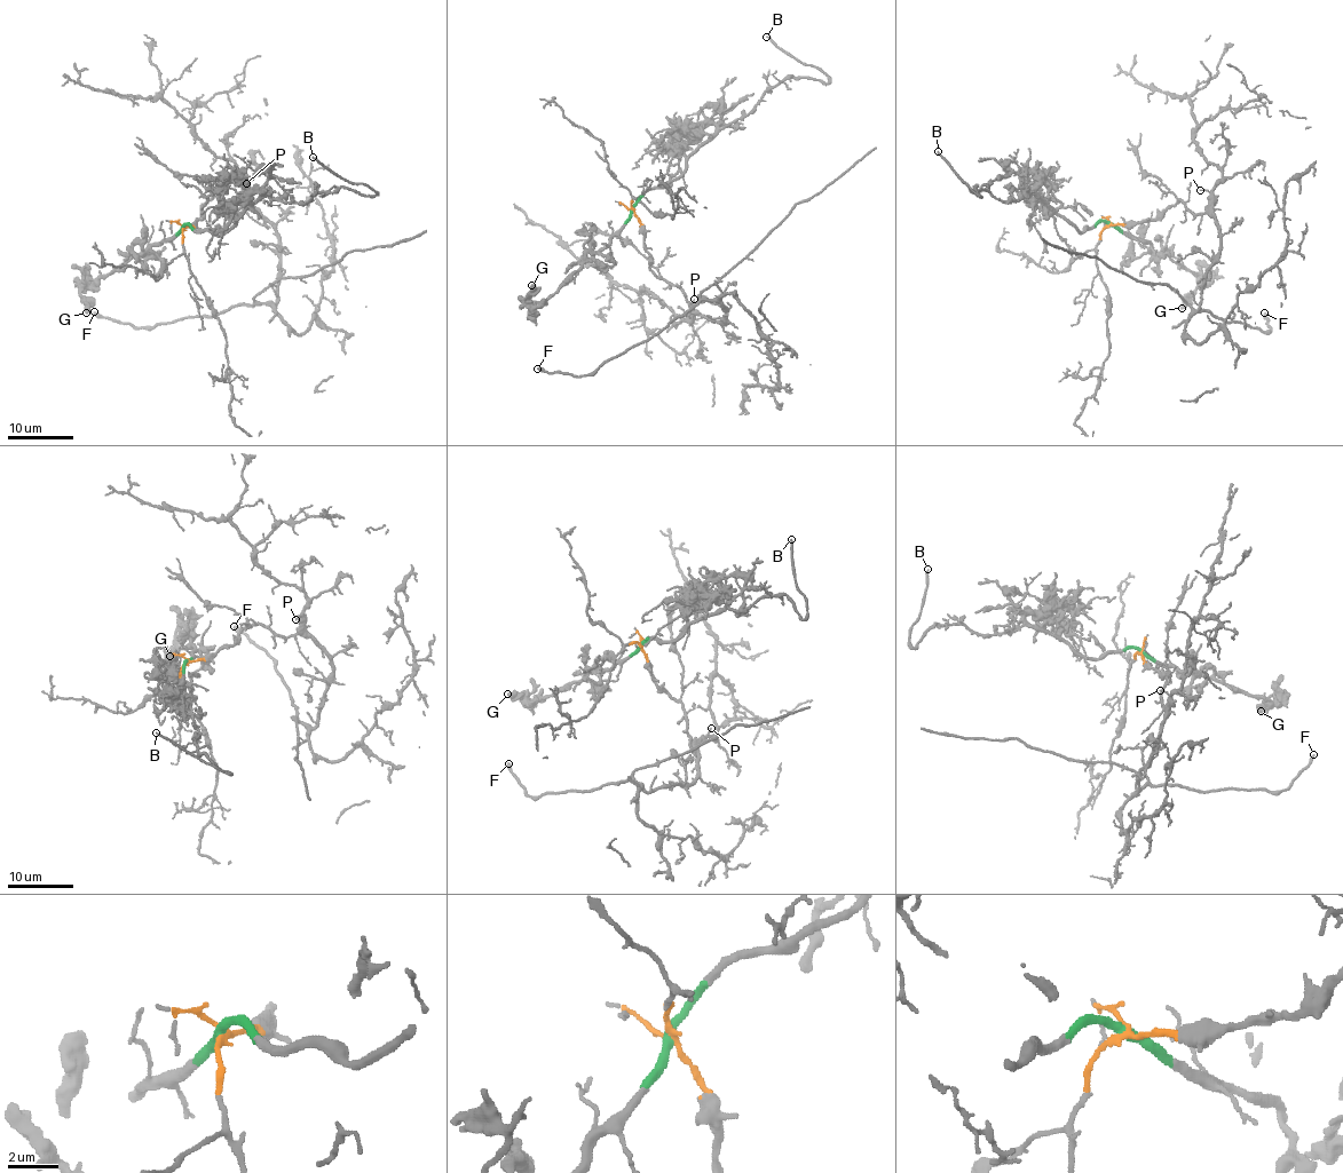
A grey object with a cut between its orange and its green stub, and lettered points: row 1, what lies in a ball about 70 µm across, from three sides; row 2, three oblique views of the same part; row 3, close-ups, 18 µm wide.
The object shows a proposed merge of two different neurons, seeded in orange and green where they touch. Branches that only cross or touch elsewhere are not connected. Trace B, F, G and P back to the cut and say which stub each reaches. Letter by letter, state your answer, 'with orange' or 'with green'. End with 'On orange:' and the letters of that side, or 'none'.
B: with green
F: with orange
G: with green
P: with orange
On orange: F, P

